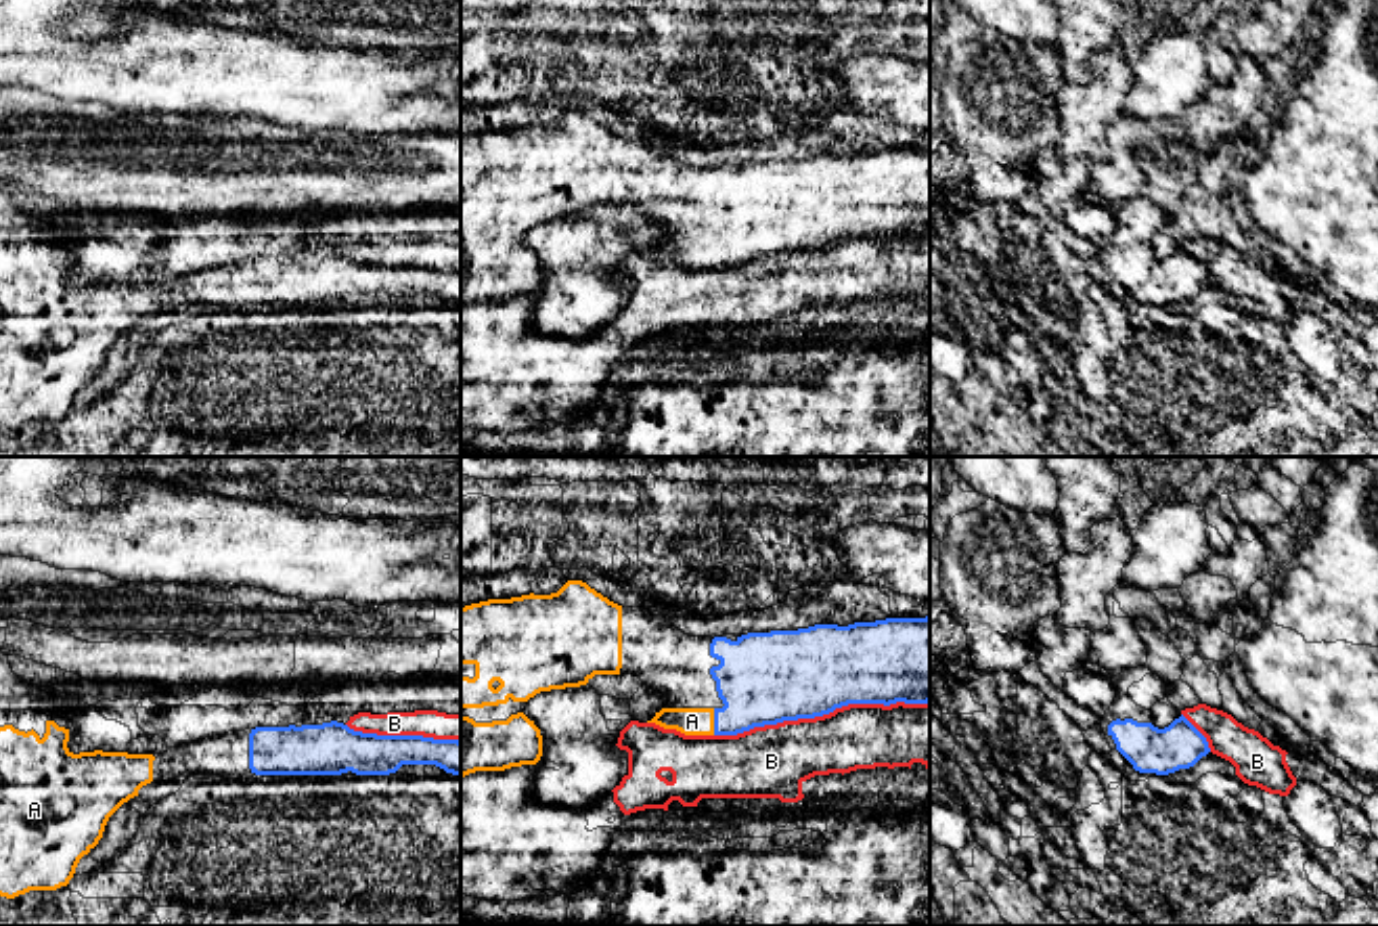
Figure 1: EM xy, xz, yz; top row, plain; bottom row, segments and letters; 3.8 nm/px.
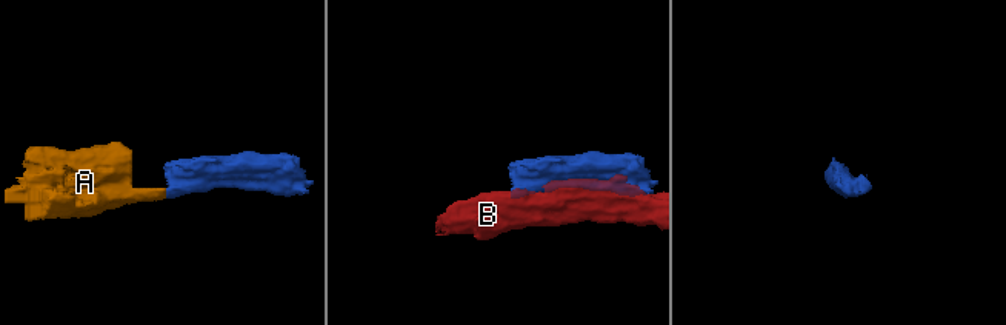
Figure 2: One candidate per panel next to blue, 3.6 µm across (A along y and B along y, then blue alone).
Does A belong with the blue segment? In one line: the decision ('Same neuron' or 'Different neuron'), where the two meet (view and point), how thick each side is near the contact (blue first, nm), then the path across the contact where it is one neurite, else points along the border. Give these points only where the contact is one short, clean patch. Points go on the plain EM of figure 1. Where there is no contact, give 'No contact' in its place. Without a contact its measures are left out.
Same neuron. Touches blue at xz (715, 252). Thickness 360 nm (blue) against 110 nm. Path across: xz (763, 210), (715, 252), (692, 252)

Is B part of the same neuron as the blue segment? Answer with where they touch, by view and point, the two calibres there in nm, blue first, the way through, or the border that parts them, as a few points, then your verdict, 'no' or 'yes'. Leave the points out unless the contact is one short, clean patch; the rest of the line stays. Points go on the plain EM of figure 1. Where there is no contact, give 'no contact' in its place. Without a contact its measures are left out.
meets blue in xz at (821, 246); 360 nm thick on the blue side, 280 nm on the other; no

